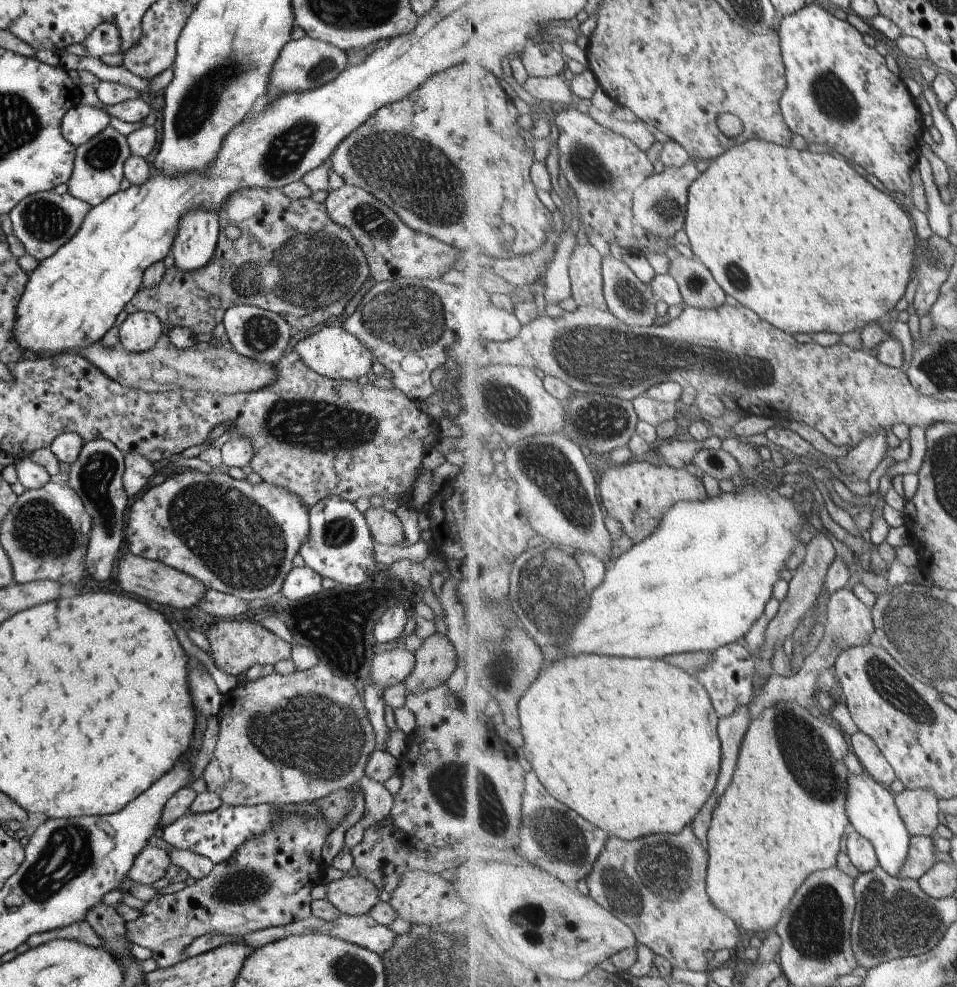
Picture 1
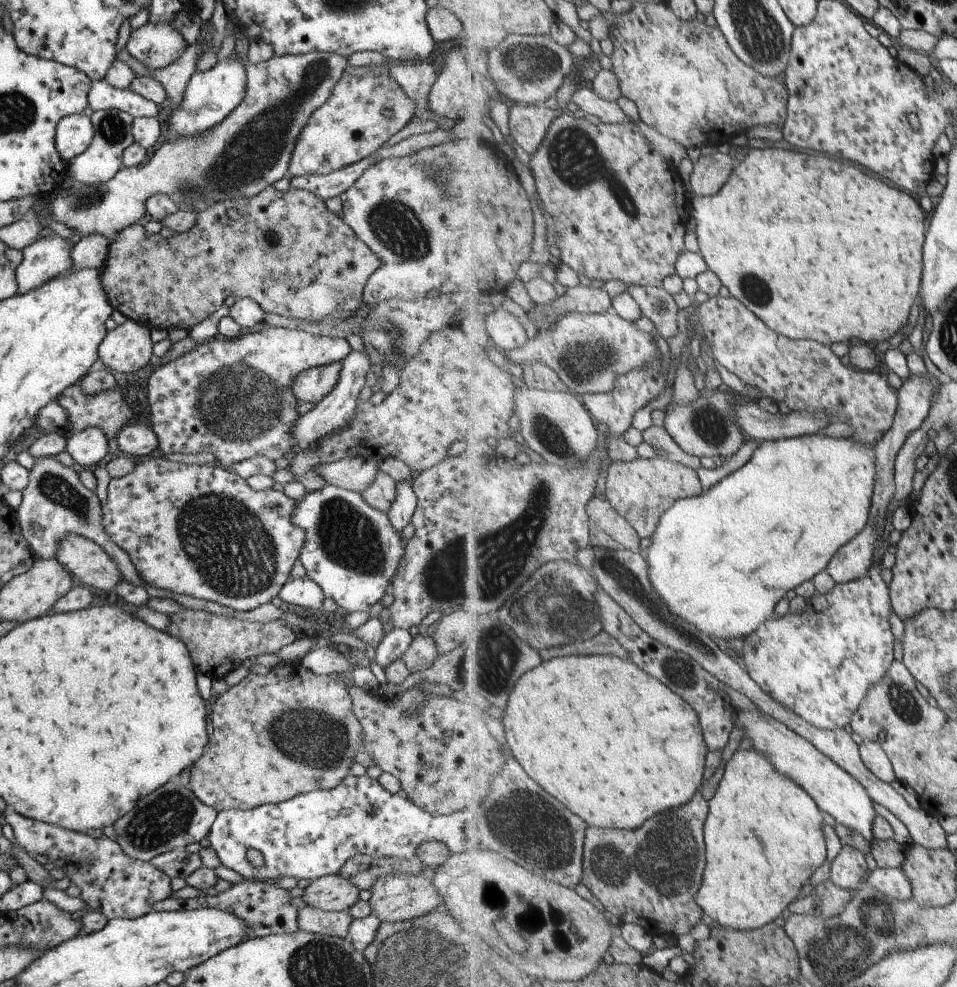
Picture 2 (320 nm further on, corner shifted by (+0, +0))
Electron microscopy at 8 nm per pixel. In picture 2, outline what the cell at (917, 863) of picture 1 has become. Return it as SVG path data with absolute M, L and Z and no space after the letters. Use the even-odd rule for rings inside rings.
M873 868L867 882L885 897L896 901L908 901L913 898L912 884L906 872L900 868Z

